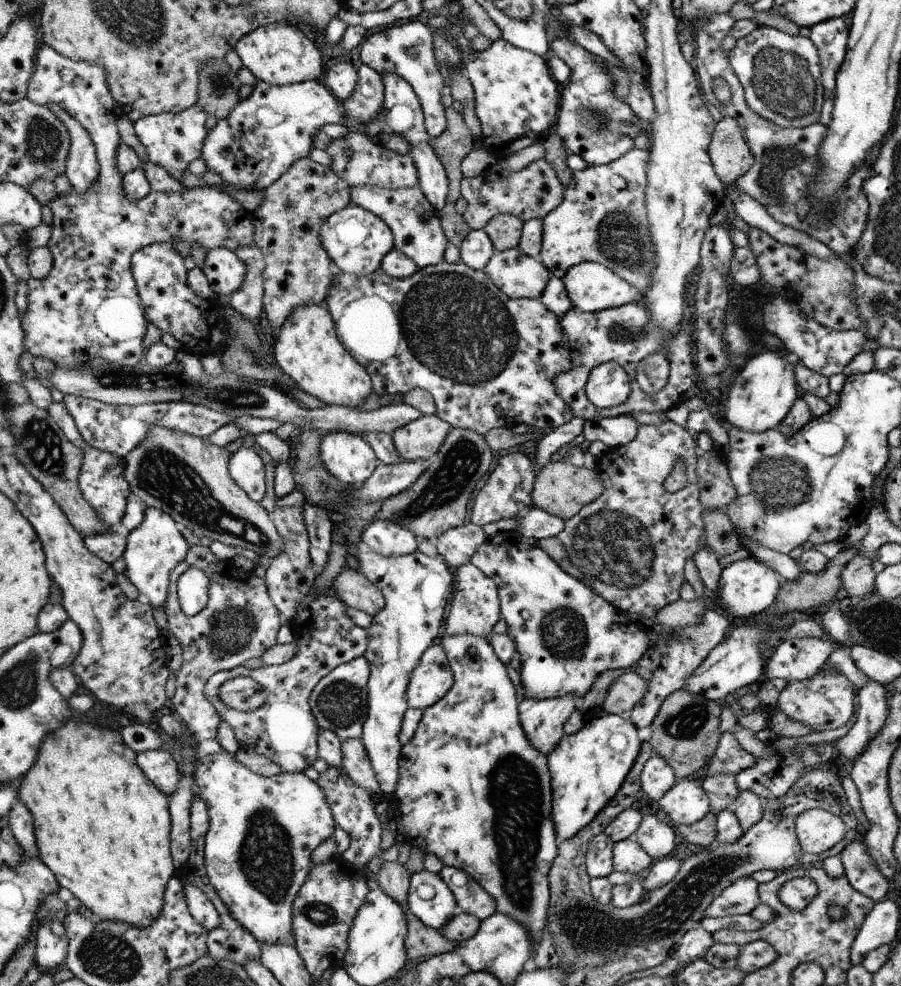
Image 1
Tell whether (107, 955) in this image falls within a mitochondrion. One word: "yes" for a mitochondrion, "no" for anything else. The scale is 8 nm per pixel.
yes

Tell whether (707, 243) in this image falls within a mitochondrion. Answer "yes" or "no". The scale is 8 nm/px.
no

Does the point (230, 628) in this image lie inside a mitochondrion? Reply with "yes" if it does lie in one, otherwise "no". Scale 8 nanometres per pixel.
yes

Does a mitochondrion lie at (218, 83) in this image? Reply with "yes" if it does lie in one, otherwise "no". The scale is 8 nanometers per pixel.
yes

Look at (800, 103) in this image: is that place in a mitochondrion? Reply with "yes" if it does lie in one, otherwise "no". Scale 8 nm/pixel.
yes

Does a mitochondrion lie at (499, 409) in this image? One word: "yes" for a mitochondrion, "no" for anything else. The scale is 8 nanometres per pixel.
no

